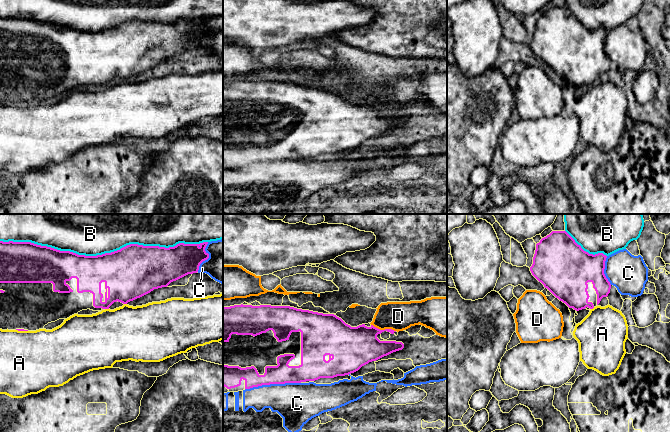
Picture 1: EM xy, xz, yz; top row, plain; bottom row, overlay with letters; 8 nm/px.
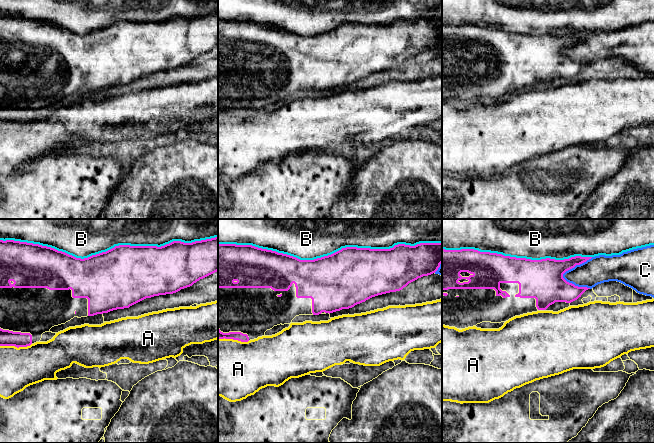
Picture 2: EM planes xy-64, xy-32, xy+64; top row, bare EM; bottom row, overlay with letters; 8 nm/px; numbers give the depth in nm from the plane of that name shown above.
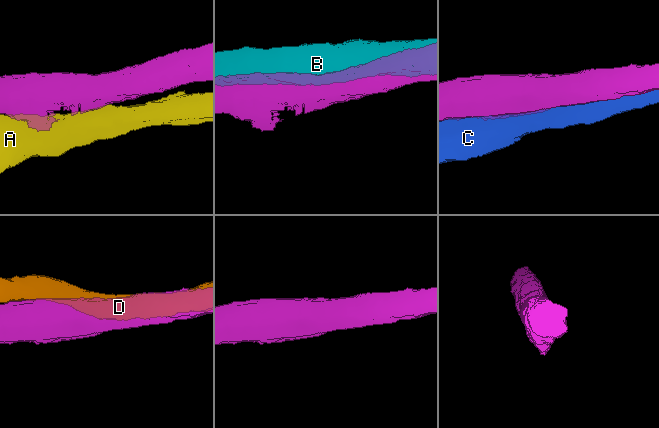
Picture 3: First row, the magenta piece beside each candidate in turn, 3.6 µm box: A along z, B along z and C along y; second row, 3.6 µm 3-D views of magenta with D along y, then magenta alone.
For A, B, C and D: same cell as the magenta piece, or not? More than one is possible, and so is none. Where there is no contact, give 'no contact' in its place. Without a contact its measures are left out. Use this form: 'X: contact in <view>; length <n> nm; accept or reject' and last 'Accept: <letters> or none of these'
A: contact in xy; length 30 nm; reject
B: contact in xy; length 1650 nm; reject
C: contact in xz; length 460 nm; reject
D: contact in xz; length 200 nm; reject
Accept: none of these

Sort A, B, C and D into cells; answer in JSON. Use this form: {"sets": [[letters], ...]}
{"sets": [["A"], ["B"], ["C"], ["D"]]}

